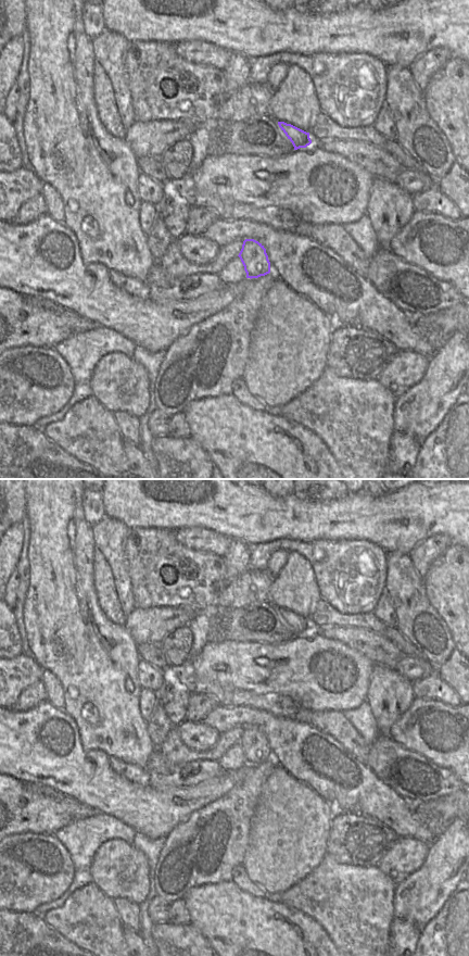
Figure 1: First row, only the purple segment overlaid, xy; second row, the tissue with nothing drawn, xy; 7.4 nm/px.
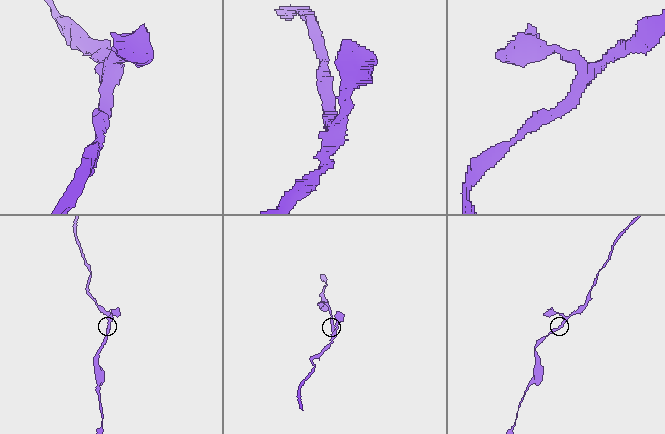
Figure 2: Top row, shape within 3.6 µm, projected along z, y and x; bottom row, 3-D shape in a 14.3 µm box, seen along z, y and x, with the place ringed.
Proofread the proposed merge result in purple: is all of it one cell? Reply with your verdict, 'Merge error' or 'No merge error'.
No merge error.

